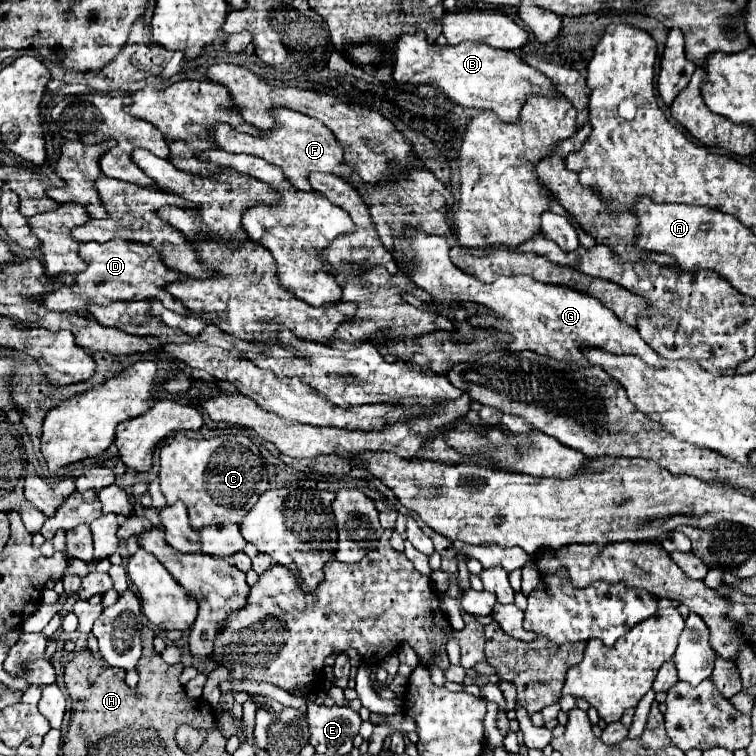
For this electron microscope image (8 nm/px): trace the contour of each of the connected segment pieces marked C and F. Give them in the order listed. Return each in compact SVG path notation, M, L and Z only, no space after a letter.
M229 434L215 440L191 440L187 436L175 436L169 444L161 448L161 492L167 504L183 500L189 508L189 520L195 530L215 522L241 524L245 512L255 506L259 494L267 492L269 476L265 468L265 458L259 446L243 436Z
M273 110L275 120L277 120L277 128L263 132L263 136L253 138L249 134L241 134L237 130L233 130L229 124L219 124L215 126L215 142L219 148L227 150L227 152L235 152L235 154L251 154L257 158L263 158L265 162L279 166L283 170L283 174L287 176L287 180L297 186L299 190L313 190L309 184L309 174L311 172L325 172L325 174L335 174L337 178L351 178L355 174L355 170L345 162L343 158L343 148L337 142L337 138L333 136L333 132L323 126L319 120L305 116L301 112L293 112L293 110Z

